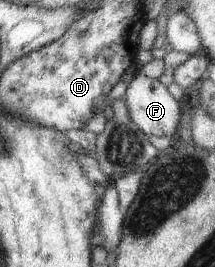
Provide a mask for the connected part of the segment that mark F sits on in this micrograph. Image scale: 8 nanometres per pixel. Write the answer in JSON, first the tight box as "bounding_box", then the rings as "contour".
{"bounding_box":[123,72,178,137],"contour":[[[141,72],[133,74],[127,82],[125,95],[123,96],[129,119],[147,136],[169,137],[176,133],[178,125],[178,102],[166,91],[158,79],[146,77]]]}

